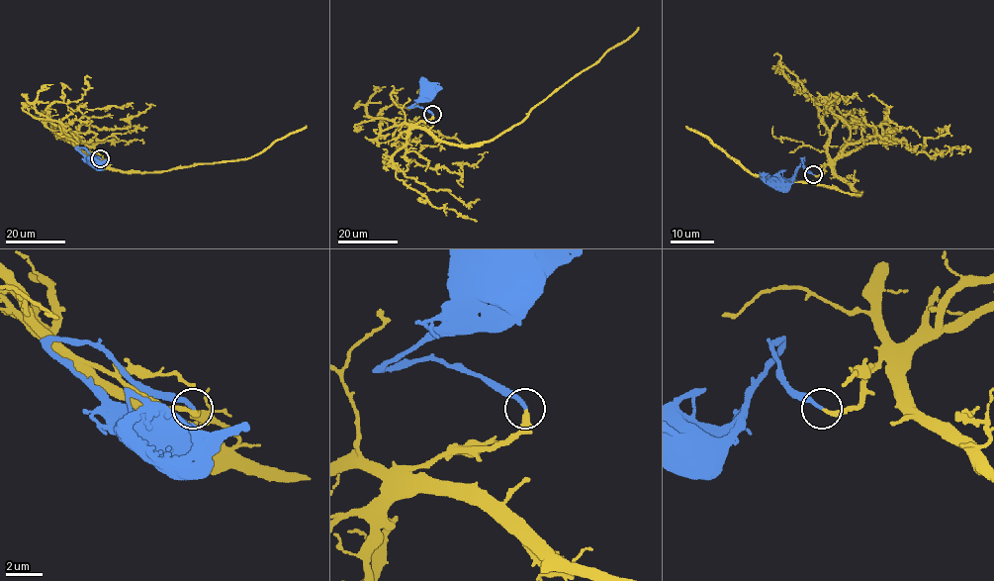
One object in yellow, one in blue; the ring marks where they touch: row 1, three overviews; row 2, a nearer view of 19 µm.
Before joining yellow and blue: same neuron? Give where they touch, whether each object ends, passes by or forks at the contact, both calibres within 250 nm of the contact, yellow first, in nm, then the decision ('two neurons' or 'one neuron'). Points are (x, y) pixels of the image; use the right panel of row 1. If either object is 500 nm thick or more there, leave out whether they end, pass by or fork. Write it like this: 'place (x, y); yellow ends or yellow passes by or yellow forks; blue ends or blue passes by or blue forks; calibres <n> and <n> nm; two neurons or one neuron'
place (813, 174); yellow ends; blue ends; calibres 240 and 200 nm; one neuron

